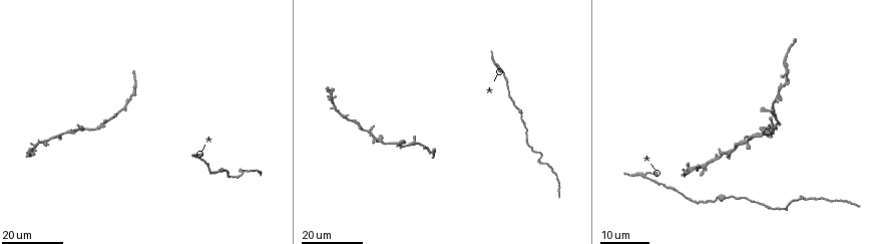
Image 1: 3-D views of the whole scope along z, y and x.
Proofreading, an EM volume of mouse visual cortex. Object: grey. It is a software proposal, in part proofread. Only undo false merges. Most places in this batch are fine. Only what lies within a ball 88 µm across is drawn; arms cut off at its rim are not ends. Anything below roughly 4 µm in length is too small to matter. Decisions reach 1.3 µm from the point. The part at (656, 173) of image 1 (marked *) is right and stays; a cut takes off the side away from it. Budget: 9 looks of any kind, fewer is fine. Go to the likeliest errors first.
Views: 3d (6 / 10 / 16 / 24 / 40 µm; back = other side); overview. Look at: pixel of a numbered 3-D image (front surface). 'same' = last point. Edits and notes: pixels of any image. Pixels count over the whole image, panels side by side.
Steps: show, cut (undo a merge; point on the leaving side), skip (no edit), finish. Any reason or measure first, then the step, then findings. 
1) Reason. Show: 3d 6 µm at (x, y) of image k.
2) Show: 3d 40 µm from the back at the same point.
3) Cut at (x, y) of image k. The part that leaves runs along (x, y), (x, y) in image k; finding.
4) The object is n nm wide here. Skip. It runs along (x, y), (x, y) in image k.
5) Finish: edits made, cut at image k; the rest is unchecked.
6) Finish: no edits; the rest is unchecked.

Thick turns thin. Show: 3d 24 µm at (541, 153) of image 1.

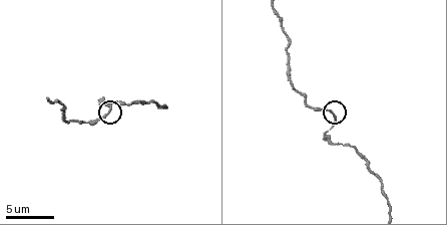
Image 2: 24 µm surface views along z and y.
Show: 3d 10 µm at (328, 110) of image 2.

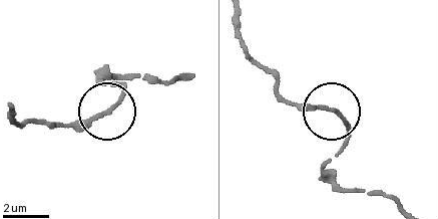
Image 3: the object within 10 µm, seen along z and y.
Skip. It runs along (12, 106), (19, 124), (86, 124), (115, 106), (117, 85) in image 3; continuous, no second neuron.

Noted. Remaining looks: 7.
Side arm on a straight run. Show: 3d 24 µm at (774, 109) of image 1.

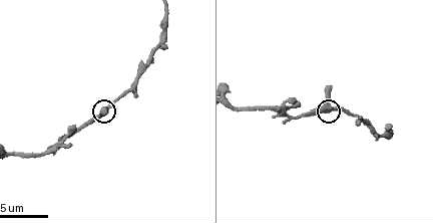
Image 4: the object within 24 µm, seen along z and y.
Show: 3d 6 µm at (330, 108) of image 4.

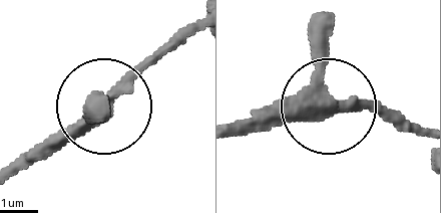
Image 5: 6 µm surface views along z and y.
The object is 300 nm wide here. Skip. Continuous, no second neuron.

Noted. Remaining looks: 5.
Thick turns thin. Show: 3d 24 µm at (727, 197) of image 1.

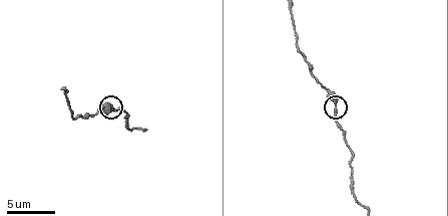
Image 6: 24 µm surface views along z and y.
Show: 3d 6 µm at (335, 106) of image 6.

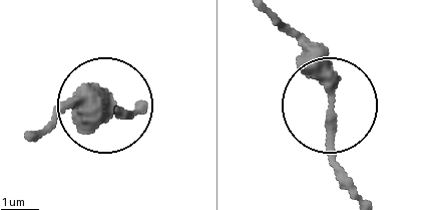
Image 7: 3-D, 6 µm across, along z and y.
Skip. It runs along (272, 17), (326, 93), (329, 152), (354, 199) in image 7; one neuron here.

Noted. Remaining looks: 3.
Sudden change in width. Show: 3d 16 µm at (368, 131) of image 1.

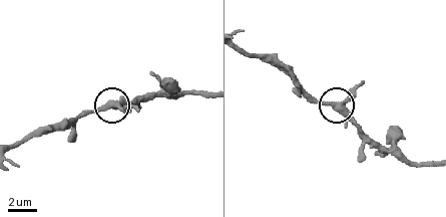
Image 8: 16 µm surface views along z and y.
Show: 3d 6 µm at (110, 106) of image 8.

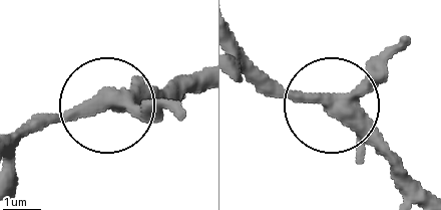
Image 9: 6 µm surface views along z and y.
The object is 360 nm wide here. Skip. It runs along (197, 71), (149, 93), (28, 120) in image 9; continuous, no second neuron.

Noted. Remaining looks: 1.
Finish: no edits; the rest is unchecked.

